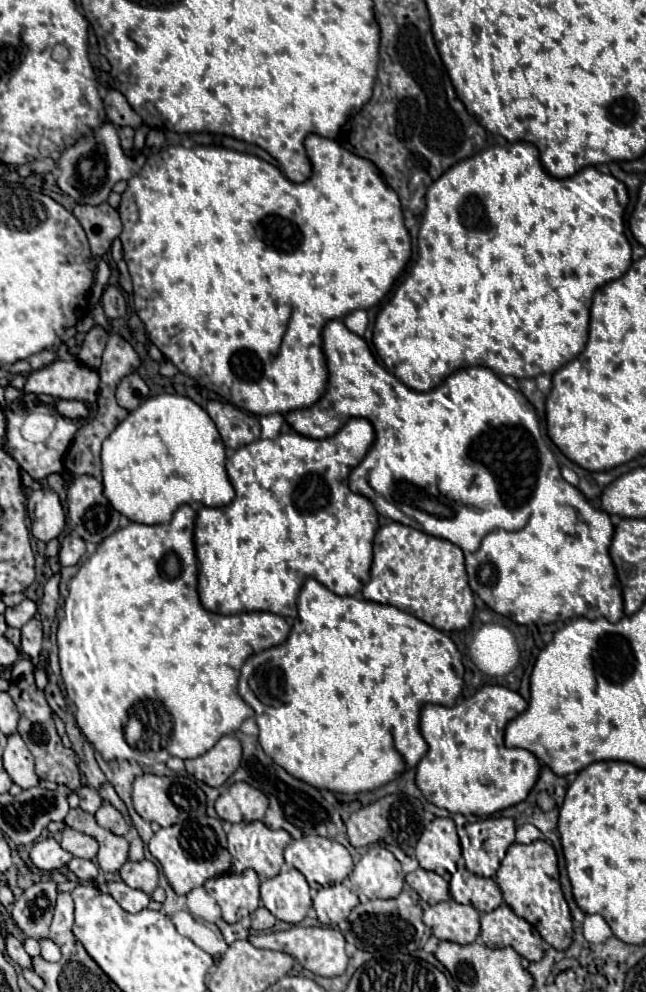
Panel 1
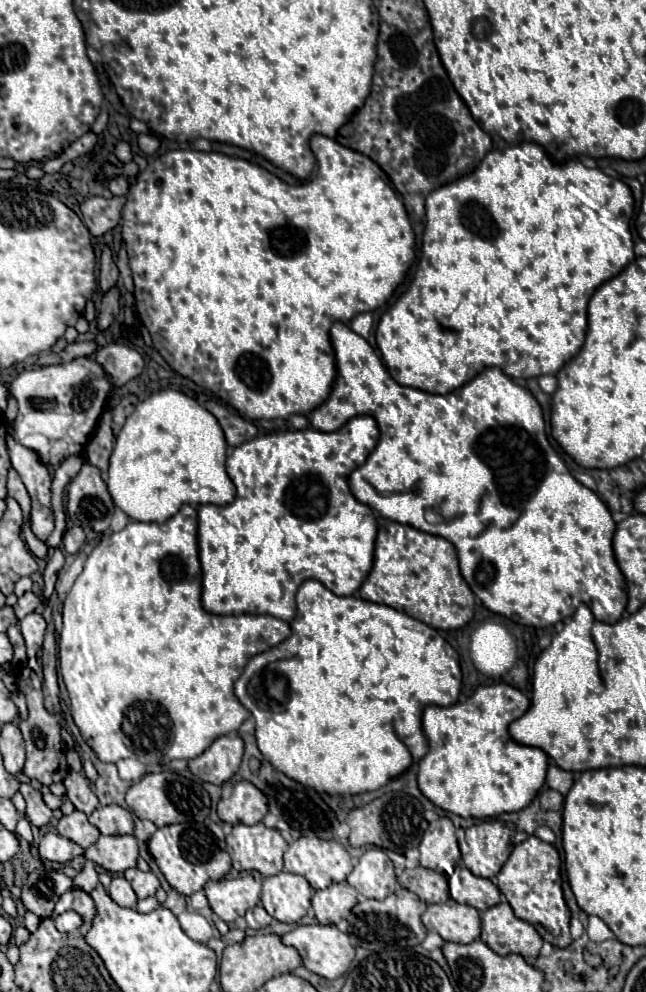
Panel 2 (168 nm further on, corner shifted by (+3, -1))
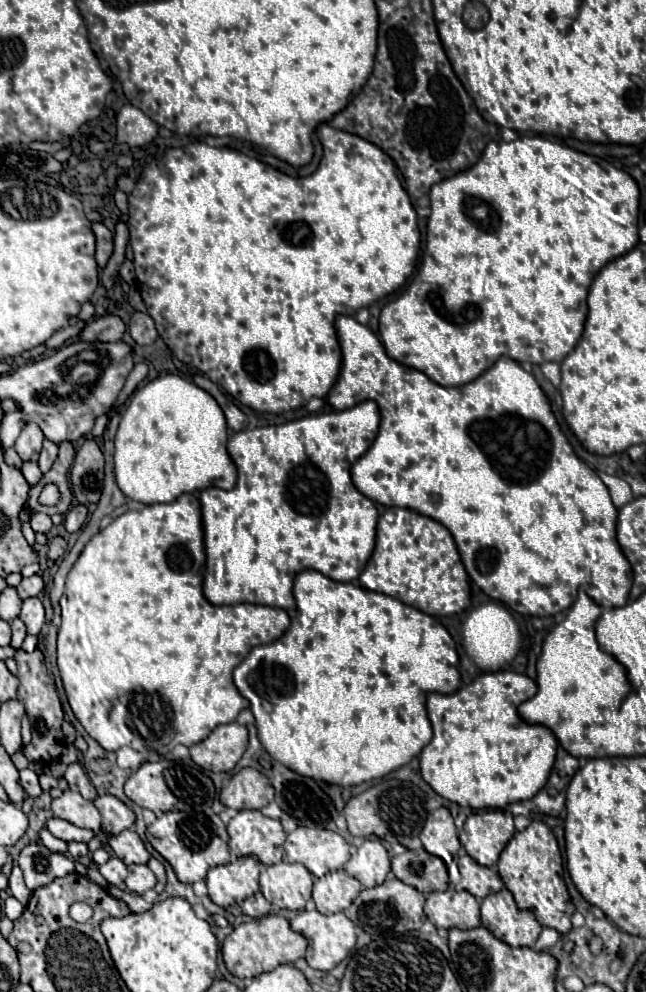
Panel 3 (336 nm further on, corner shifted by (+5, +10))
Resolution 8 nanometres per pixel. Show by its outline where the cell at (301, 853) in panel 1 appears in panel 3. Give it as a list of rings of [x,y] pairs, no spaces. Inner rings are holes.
[[[298,827],[288,835],[284,849],[290,863],[302,863],[316,877],[344,867],[350,859],[350,845],[344,837],[326,829]]]

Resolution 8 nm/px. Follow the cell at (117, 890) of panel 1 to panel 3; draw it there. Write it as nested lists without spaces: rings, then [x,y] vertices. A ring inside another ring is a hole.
[[[110,857],[110,861],[100,867],[100,873],[106,877],[106,881],[110,885],[120,885],[120,883],[124,883],[124,879],[128,875],[128,869],[118,857]]]

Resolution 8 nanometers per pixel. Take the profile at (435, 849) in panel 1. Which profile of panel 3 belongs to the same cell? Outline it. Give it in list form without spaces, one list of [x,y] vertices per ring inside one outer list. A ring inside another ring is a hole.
[[[442,807],[428,815],[420,833],[420,841],[428,853],[438,855],[444,861],[454,859],[454,855],[460,849],[460,841],[456,837],[456,827],[448,809]]]

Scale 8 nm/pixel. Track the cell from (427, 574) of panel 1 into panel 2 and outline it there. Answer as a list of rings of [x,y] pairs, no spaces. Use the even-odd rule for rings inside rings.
[[[390,522],[378,530],[374,566],[360,588],[364,600],[386,604],[436,628],[462,628],[474,616],[474,596],[460,574],[454,546],[408,524]]]

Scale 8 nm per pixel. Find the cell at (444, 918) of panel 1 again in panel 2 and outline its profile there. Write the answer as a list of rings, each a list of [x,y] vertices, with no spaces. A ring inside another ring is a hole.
[[[448,900],[444,904],[430,904],[422,914],[428,932],[440,934],[446,942],[470,944],[480,938],[480,914],[472,906]]]

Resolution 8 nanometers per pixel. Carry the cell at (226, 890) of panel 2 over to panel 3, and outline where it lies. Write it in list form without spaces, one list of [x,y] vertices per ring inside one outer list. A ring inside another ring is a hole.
[[[242,857],[226,865],[214,867],[206,875],[208,895],[220,907],[240,905],[246,897],[258,893],[260,863],[254,857]]]

